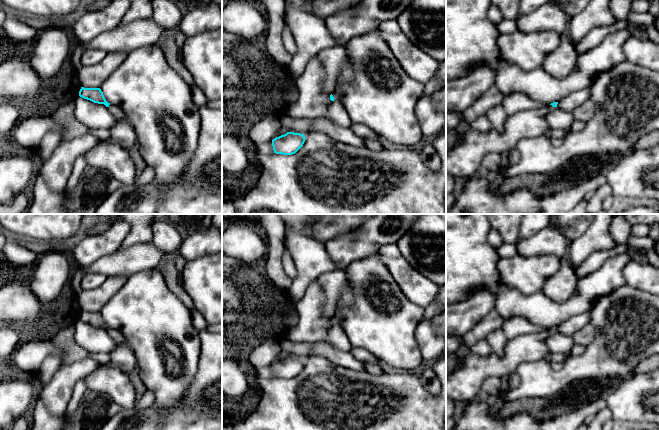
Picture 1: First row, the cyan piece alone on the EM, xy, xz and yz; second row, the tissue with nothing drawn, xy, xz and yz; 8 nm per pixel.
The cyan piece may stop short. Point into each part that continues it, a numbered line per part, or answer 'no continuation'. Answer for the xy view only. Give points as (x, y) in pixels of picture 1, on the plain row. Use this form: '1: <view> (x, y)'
1: xy (118, 338)

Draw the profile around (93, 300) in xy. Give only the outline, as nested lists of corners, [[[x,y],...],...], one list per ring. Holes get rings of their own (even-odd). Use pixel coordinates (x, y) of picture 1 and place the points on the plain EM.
[[[105,277],[104,282],[95,289],[82,290],[76,294],[76,301],[84,312],[100,312],[104,305],[125,284],[127,277]]]

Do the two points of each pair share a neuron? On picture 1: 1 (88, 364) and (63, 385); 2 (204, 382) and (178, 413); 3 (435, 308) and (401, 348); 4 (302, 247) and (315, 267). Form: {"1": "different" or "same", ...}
{"1": "same", "2": "same", "3": "different", "4": "same"}

